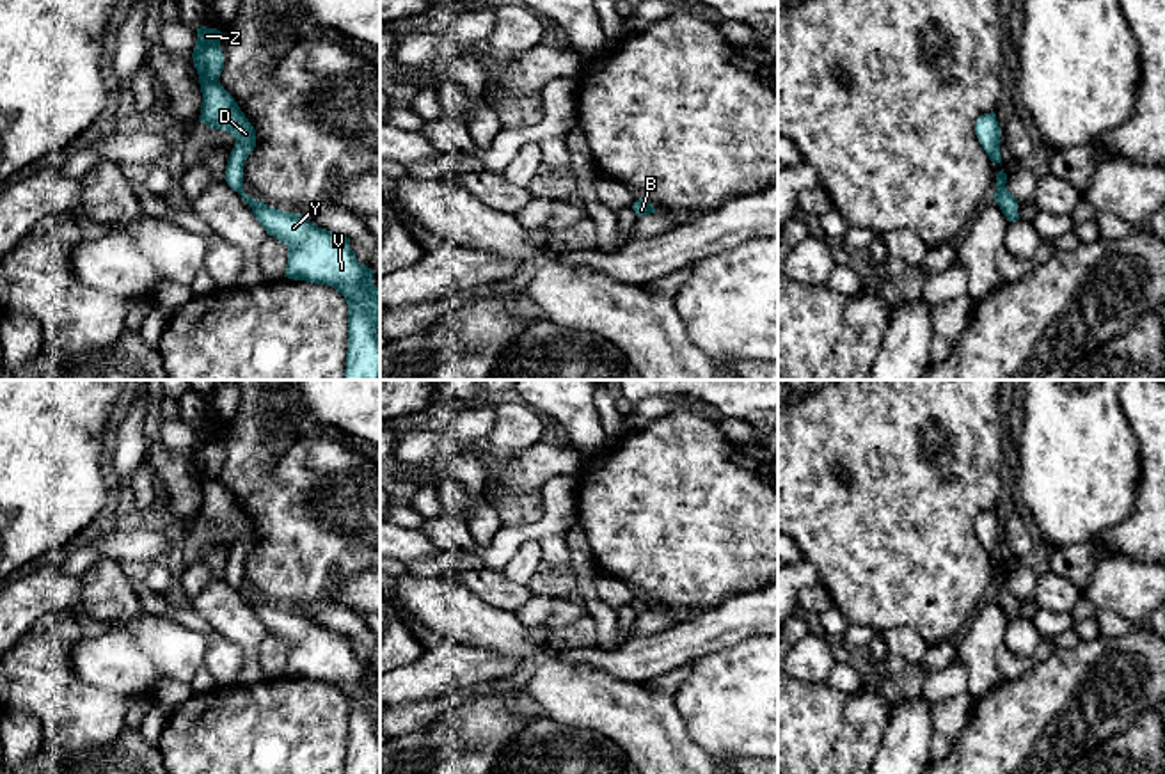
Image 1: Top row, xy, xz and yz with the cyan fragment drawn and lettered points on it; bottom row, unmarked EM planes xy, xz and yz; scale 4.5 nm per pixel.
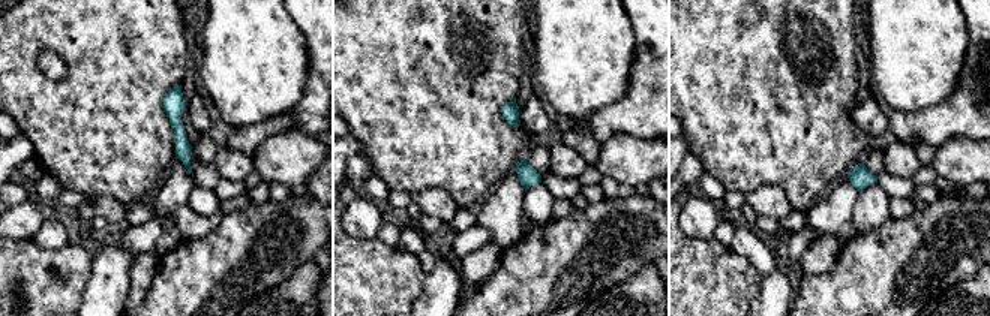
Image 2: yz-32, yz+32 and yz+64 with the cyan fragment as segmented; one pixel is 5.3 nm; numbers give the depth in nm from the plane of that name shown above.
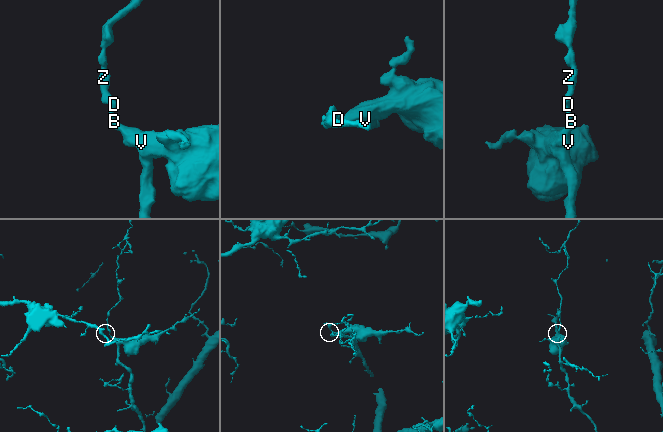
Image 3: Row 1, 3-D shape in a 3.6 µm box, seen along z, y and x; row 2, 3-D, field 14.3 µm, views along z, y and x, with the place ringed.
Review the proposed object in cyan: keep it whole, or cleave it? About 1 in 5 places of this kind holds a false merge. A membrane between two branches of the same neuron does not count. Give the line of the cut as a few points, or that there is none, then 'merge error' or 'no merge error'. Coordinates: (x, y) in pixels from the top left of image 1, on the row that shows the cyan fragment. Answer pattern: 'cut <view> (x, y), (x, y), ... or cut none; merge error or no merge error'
cut none; no merge error

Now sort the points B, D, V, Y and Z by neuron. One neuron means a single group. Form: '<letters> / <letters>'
B D V Y Z

